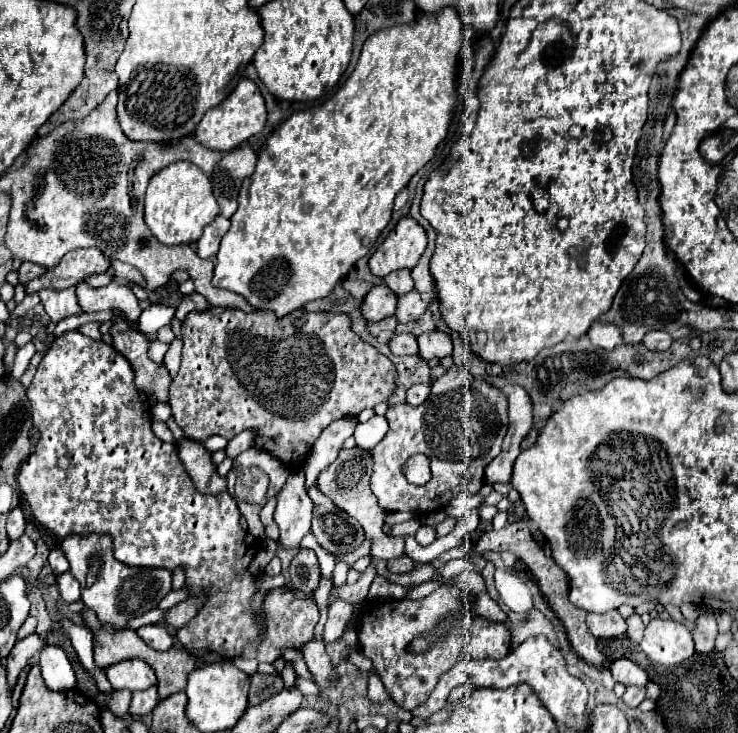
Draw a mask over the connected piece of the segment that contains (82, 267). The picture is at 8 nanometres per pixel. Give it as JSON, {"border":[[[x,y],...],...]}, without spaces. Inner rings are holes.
{"border":[[[79,248],[79,250],[67,252],[61,258],[61,262],[49,274],[35,280],[35,284],[29,282],[23,286],[27,294],[35,294],[35,290],[41,290],[47,286],[63,290],[83,282],[87,274],[101,274],[107,270],[109,270],[109,260],[103,256],[99,248]]]}

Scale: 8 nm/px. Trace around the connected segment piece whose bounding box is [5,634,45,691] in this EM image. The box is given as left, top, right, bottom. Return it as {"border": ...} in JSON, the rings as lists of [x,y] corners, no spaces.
{"border":[[[31,634],[31,636],[23,638],[23,640],[17,640],[17,644],[15,644],[13,650],[9,652],[7,664],[5,664],[8,685],[11,691],[14,689],[21,670],[27,666],[27,660],[29,660],[35,652],[39,652],[43,646],[45,646],[45,642],[43,642],[37,634]]]}

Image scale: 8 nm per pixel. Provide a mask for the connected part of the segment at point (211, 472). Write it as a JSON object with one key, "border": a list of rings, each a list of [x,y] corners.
{"border":[[[183,438],[177,444],[177,452],[179,452],[179,458],[181,458],[187,474],[191,474],[191,480],[195,482],[195,488],[201,494],[217,496],[227,490],[227,480],[215,472],[211,454],[205,450],[203,444]]]}

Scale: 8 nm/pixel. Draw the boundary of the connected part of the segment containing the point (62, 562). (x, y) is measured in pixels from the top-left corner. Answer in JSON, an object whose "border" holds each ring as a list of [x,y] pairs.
{"border":[[[53,548],[53,550],[49,552],[49,564],[51,564],[51,568],[53,568],[53,572],[55,572],[57,576],[69,570],[69,562],[67,562],[67,558],[65,558],[65,554],[63,554],[61,548]]]}

